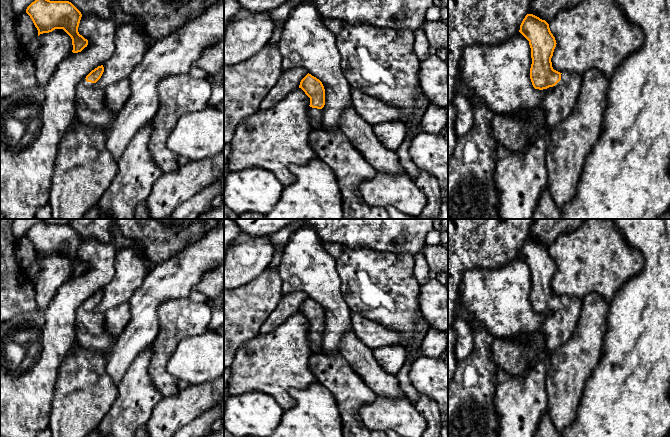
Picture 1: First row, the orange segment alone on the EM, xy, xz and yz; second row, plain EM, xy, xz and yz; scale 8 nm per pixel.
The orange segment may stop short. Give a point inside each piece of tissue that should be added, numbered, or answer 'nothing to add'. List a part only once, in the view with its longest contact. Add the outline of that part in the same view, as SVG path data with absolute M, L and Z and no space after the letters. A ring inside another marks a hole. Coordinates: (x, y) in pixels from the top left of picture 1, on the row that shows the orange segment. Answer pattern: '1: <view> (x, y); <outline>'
1: yz (559, 101); M562 73L561 80L548 89L540 108L546 116L546 126L550 129L559 125L572 112L582 84L580 74Z

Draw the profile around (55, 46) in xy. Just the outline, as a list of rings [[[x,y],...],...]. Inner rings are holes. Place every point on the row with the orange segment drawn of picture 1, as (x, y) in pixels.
[[[55,29],[39,36],[40,46],[33,57],[36,79],[39,86],[46,86],[59,64],[73,50],[72,39],[63,29]]]

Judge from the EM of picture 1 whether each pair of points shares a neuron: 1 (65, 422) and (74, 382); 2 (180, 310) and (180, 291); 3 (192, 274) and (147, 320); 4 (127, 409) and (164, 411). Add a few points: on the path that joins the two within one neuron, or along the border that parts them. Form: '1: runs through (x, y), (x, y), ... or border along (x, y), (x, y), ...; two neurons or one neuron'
1: runs through (72, 412), (72, 392); one neuron
2: border along (187, 297), (165, 300), (158, 307); two neurons
3: runs through (178, 276), (148, 306); one neuron
4: border along (163, 397), (154, 407), (145, 425); two neurons

